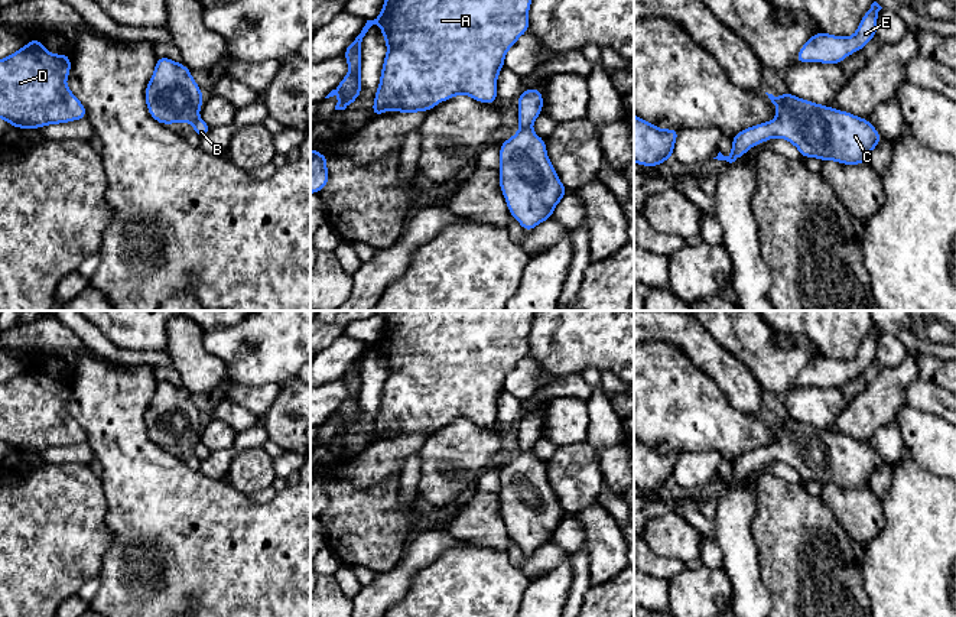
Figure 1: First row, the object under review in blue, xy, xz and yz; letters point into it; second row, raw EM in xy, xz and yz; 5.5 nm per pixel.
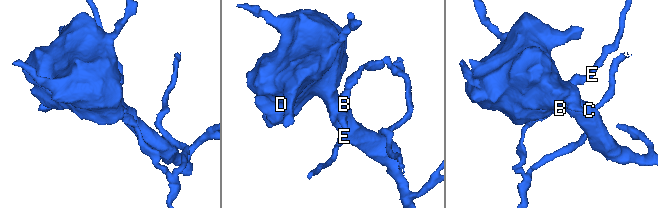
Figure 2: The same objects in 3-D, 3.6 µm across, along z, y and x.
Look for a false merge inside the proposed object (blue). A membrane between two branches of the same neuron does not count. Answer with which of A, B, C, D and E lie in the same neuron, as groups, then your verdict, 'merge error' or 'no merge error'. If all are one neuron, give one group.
groups A B C D E; no merge error

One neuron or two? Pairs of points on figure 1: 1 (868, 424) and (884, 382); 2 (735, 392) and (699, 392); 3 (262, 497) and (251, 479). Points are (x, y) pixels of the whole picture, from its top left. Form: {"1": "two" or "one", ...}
{"1": "one", "2": "two", "3": "two"}

